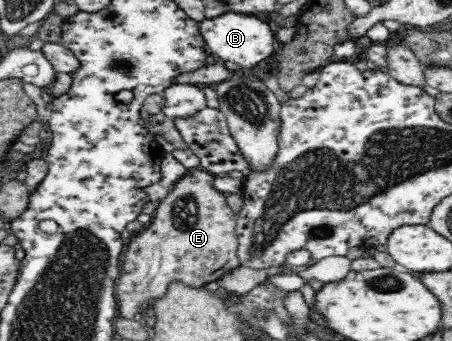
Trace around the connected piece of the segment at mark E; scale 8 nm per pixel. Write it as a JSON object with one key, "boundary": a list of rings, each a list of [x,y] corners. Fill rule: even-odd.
{"boundary":[[[200,167],[188,170],[160,201],[149,223],[131,235],[114,292],[118,317],[133,320],[143,303],[165,295],[172,282],[205,286],[240,267],[236,213],[225,200],[227,194],[211,186],[215,178]]]}

